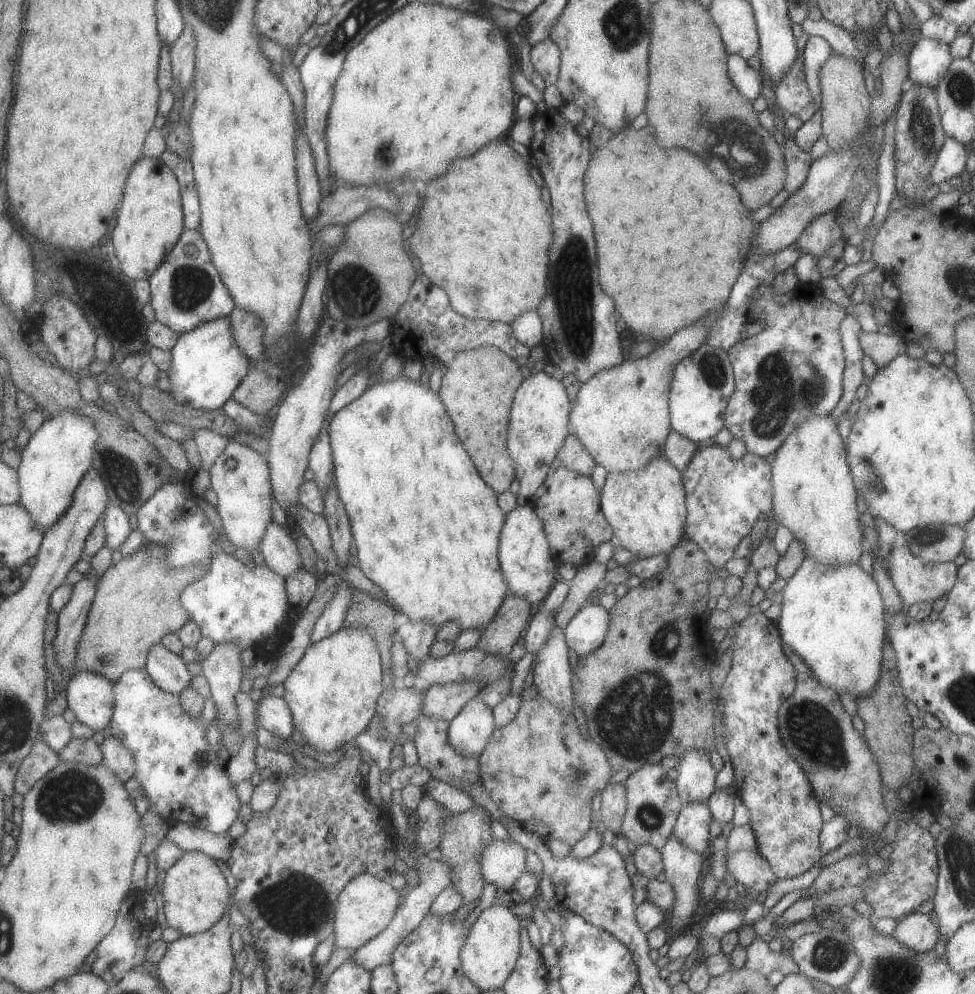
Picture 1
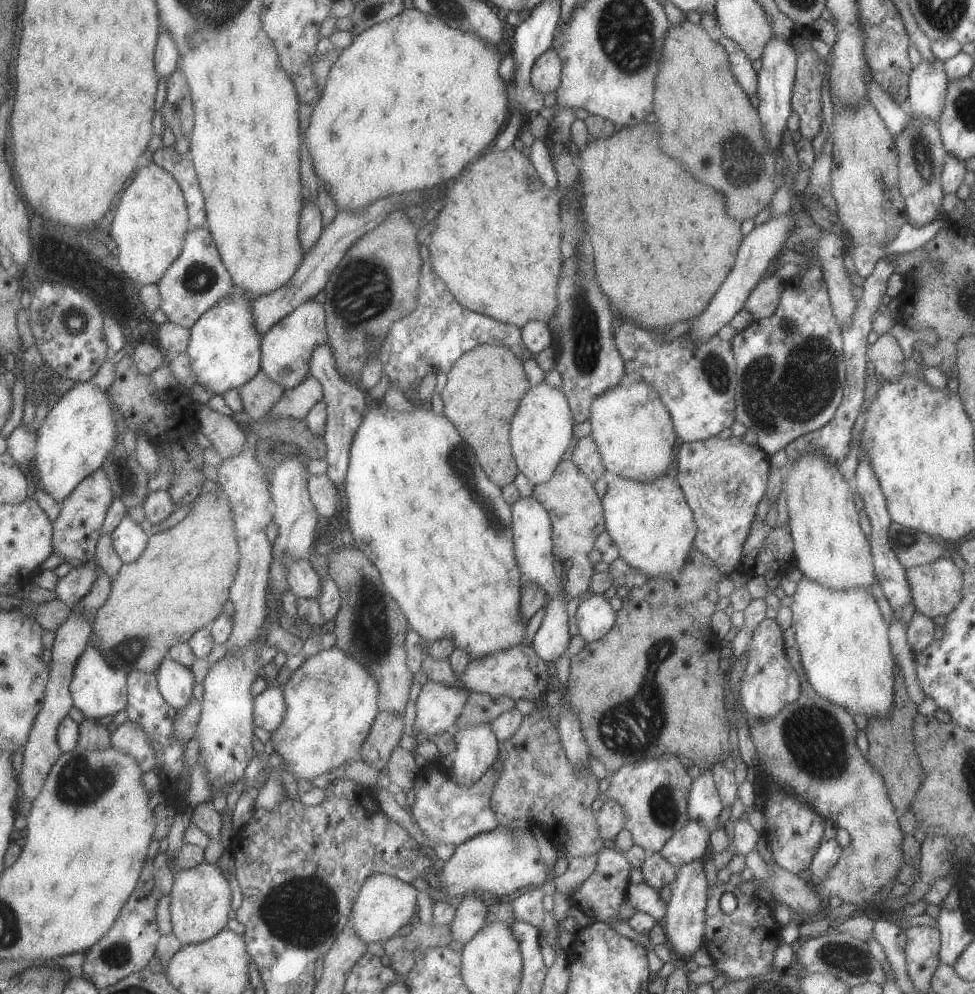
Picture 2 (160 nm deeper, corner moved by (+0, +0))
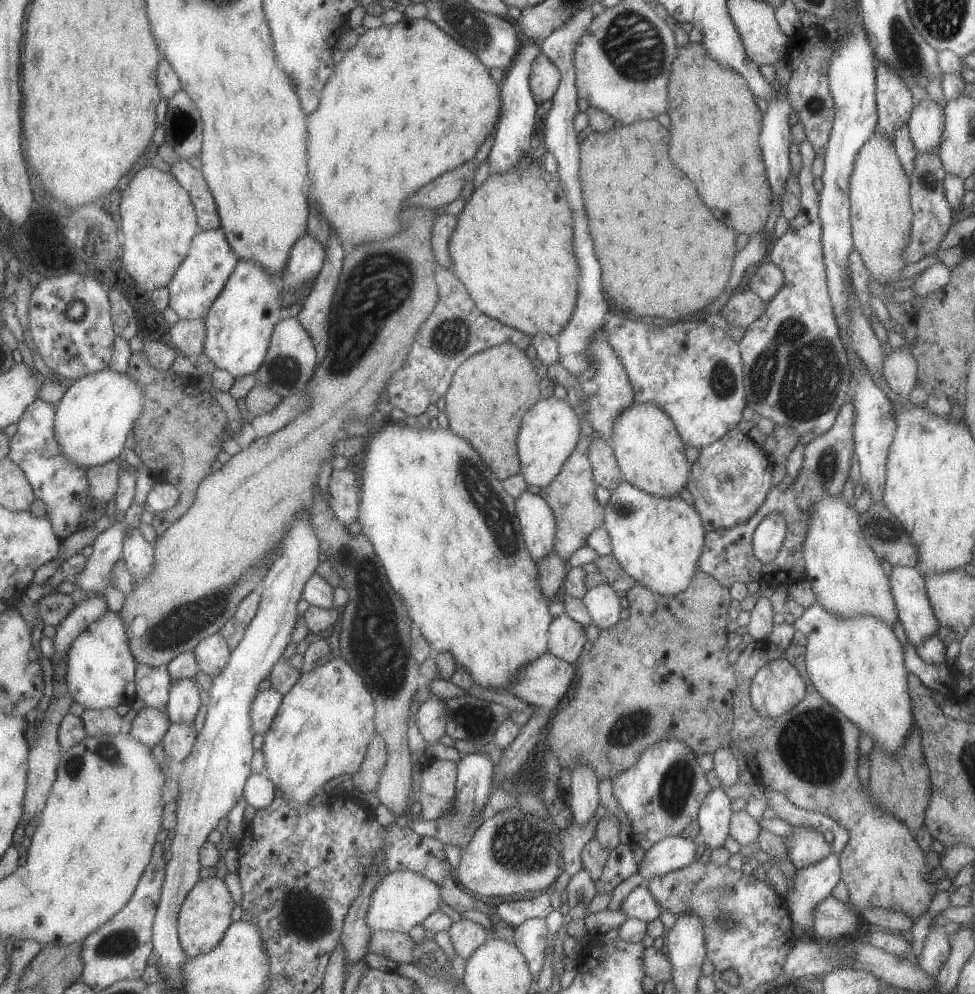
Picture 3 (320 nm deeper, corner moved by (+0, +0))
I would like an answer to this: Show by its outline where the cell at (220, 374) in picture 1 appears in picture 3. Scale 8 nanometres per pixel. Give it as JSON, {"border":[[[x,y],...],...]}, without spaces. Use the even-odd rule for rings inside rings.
{"border":[[[238,260],[235,269],[203,318],[203,353],[232,378],[256,373],[263,363],[273,326],[284,318],[280,283],[255,262]]]}

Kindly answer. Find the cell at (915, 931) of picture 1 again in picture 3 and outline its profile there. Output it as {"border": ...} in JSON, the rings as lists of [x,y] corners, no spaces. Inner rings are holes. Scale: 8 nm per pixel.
{"border":[[[932,927],[923,940],[923,946],[917,959],[917,966],[929,976],[935,977],[949,956],[947,935],[943,930]]]}

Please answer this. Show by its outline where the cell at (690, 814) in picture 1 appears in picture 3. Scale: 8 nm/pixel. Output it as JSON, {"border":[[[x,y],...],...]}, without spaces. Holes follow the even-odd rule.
{"border":[[[668,837],[644,852],[638,870],[643,883],[653,876],[681,869],[695,860],[698,841],[693,838]]]}

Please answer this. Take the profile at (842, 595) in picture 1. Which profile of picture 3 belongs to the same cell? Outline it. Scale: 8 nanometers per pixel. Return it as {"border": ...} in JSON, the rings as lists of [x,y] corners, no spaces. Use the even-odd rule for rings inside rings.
{"border":[[[813,602],[792,624],[805,636],[804,662],[815,691],[887,754],[901,750],[913,728],[907,670],[900,641],[883,620],[857,614],[841,618]]]}

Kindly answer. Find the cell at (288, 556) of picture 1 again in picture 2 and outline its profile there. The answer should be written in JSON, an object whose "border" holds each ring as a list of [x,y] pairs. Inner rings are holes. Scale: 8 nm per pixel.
{"border":[[[307,559],[284,561],[288,590],[298,599],[316,599],[320,591],[320,576],[313,570]]]}

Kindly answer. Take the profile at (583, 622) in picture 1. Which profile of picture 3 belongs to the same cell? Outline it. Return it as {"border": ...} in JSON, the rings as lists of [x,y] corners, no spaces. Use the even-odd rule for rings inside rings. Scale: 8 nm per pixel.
{"border":[[[607,583],[587,589],[582,604],[593,626],[599,631],[609,629],[620,620],[619,613],[622,610],[619,604],[620,597],[621,595],[617,596],[617,592]]]}

